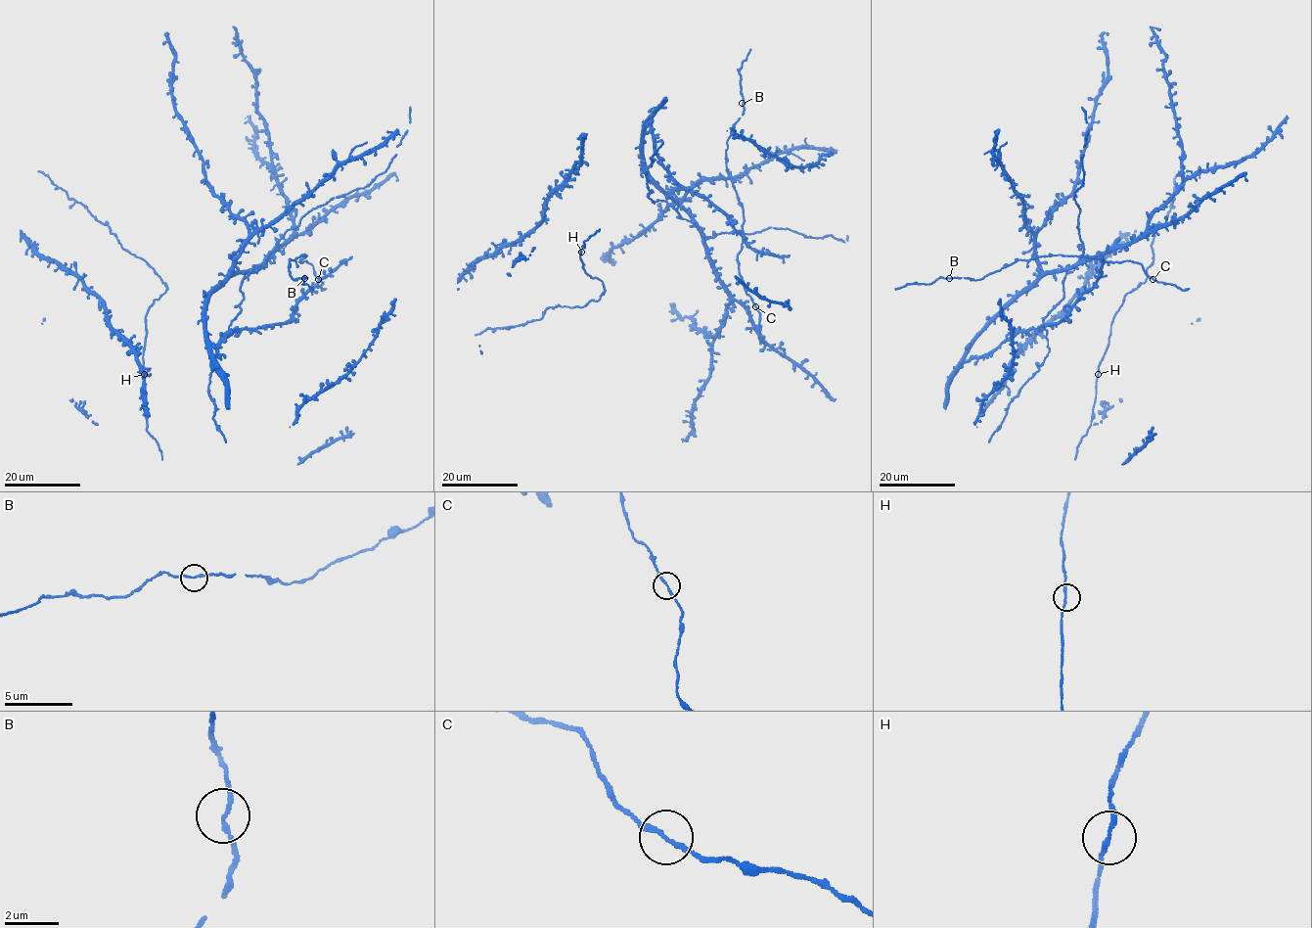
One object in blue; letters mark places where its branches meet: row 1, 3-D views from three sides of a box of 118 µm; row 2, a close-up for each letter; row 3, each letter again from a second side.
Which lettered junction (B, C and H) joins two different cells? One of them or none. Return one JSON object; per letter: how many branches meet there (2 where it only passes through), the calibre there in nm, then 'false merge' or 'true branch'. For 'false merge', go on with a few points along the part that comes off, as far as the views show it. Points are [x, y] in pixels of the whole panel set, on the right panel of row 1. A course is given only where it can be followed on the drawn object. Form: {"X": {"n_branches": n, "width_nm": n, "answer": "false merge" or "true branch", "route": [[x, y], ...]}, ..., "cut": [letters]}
{"B": {"n_branches": 2, "width_nm": 150, "answer": "true branch"}, "C": {"n_branches": 2, "width_nm": 150, "answer": "true branch"}, "H": {"n_branches": 2, "width_nm": 160, "answer": "true branch"}, "cut": []}

